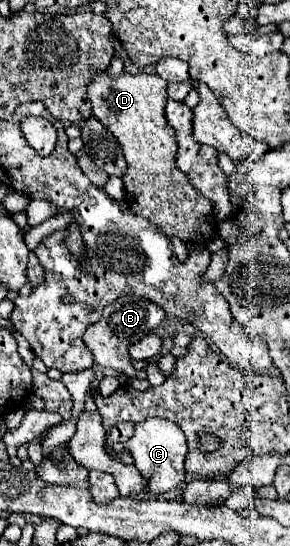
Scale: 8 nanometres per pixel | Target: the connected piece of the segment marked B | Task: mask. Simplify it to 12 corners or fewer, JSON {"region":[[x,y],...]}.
{"region":[[122,295],[84,333],[94,365],[138,377],[128,349],[164,319]]}

